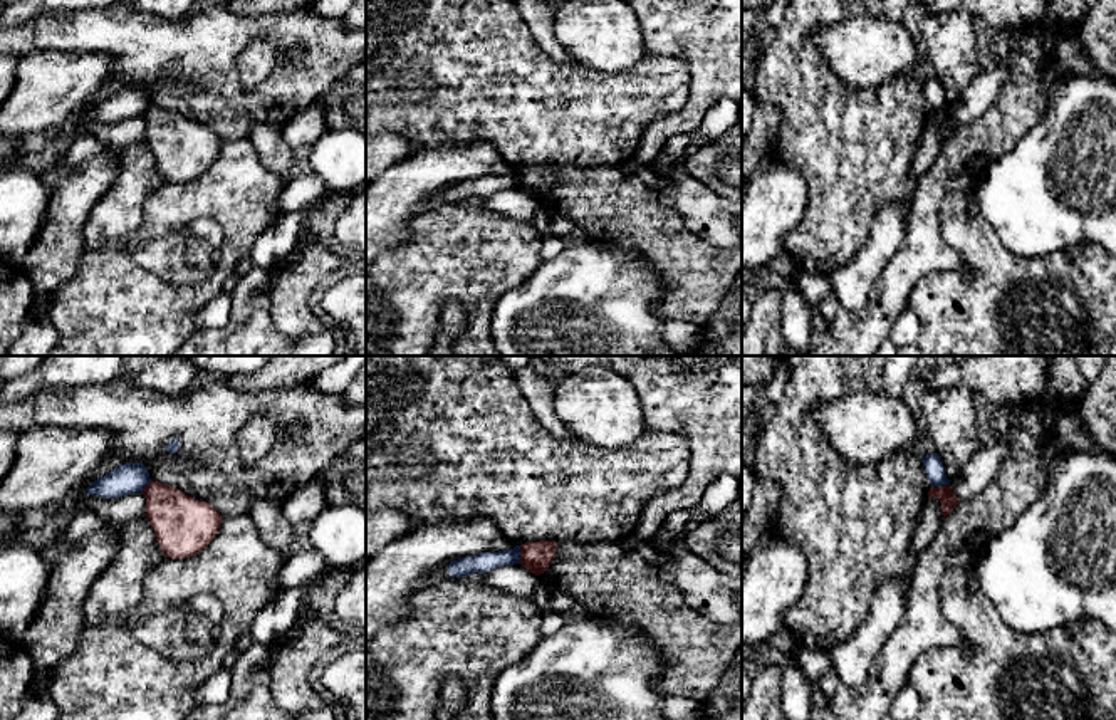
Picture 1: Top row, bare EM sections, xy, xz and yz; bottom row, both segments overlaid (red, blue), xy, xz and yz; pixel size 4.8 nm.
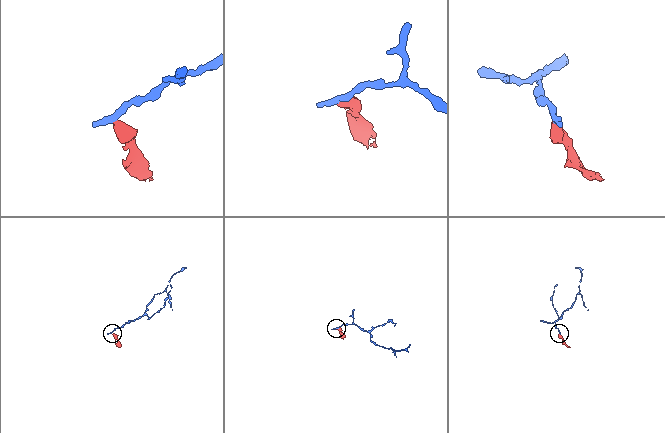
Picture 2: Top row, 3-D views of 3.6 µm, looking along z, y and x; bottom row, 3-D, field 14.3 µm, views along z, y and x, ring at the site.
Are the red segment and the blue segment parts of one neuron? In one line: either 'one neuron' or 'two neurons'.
two neurons

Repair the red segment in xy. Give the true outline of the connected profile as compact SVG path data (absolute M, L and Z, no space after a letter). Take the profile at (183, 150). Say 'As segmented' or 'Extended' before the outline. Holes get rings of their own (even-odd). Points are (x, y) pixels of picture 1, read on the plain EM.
As segmented. M149 106L143 119L146 143L164 181L196 180L218 158L223 141L205 124L196 124L176 111L159 106Z

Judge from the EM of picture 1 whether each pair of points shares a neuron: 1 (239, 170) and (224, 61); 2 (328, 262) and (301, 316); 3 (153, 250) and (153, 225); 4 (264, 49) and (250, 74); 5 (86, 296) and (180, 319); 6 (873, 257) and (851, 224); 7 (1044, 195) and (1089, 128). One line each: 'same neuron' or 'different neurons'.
1: different neurons
2: same neuron
3: different neurons
4: same neuron
5: same neuron
6: different neurons
7: same neuron

